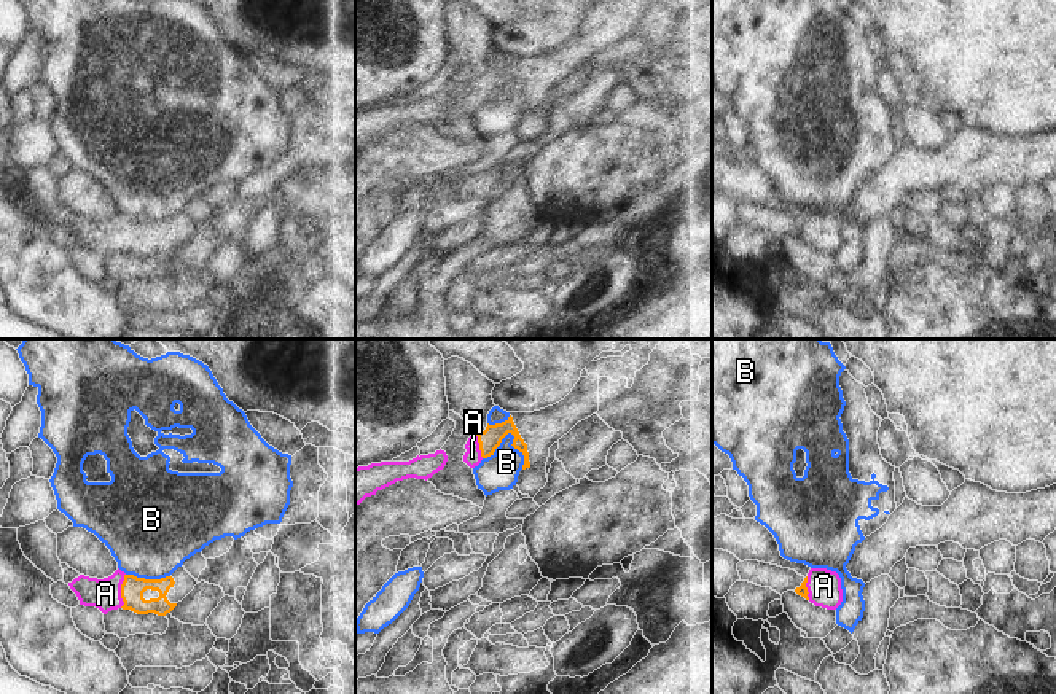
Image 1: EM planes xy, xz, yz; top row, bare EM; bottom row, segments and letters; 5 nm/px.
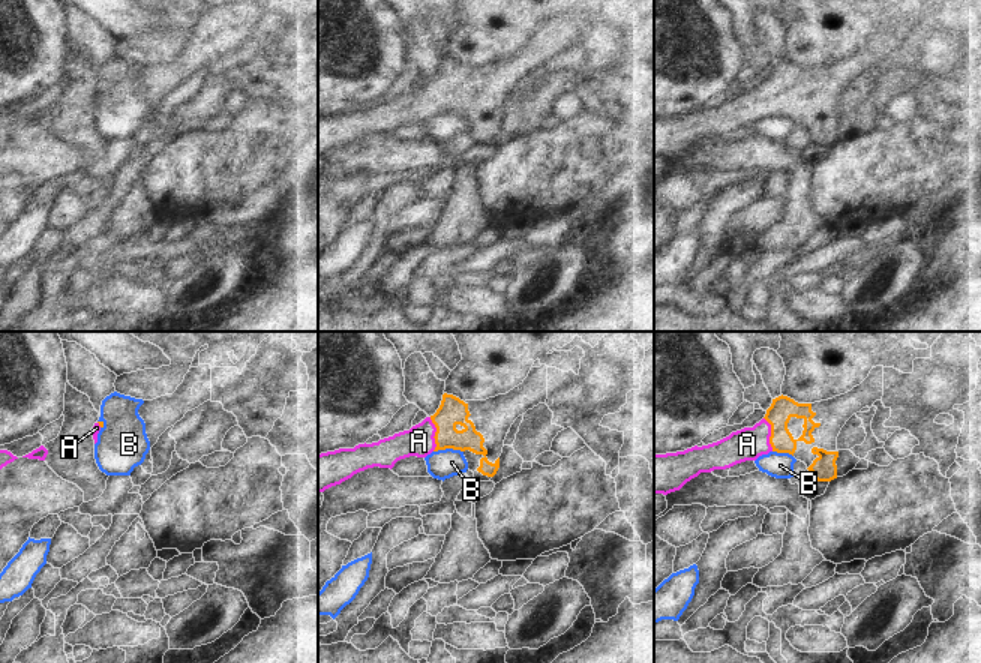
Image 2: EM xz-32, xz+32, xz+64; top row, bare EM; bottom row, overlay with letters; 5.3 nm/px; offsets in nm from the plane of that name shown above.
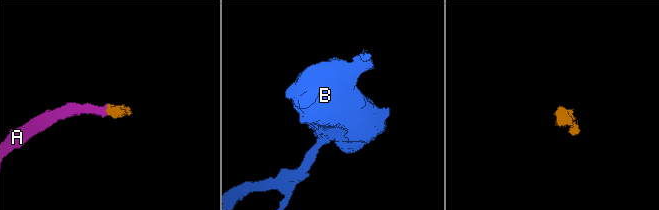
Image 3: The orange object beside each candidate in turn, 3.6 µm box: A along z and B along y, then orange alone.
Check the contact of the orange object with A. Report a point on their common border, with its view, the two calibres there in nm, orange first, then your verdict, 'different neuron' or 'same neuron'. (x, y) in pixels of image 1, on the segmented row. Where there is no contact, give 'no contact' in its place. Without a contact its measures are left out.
xy (121, 591) | 120/160 nm | same neuron

